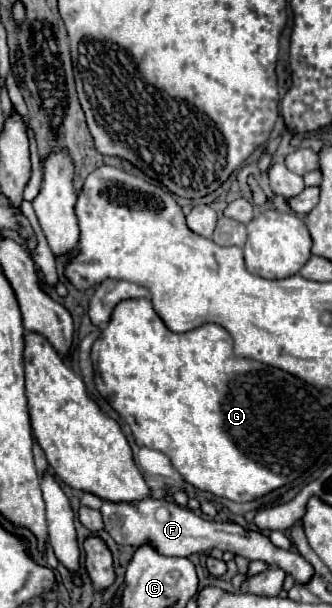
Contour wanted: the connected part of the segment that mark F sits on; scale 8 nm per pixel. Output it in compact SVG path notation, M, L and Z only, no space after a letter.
M143 498L137 502L103 502L101 514L105 530L117 544L141 546L145 542L151 542L163 556L191 556L211 548L219 548L223 552L233 552L235 556L243 556L247 560L261 560L269 566L279 566L281 570L291 574L299 586L311 582L311 574L315 572L313 566L299 552L277 548L261 530L249 530L229 522L203 520L193 510L177 506L175 502L155 498Z

